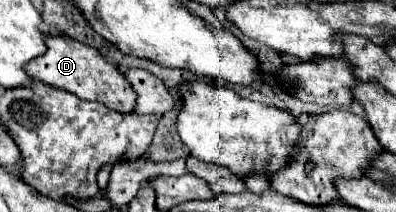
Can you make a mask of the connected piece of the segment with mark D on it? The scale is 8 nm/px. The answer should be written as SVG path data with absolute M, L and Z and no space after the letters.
M44 34L44 38L46 38L48 50L24 66L24 70L32 78L38 78L40 82L46 82L54 88L68 90L82 100L100 102L116 112L132 112L134 110L136 94L134 94L132 86L128 84L128 80L120 74L120 70L116 66L112 66L104 60L104 56L96 48L80 44L78 40L72 40L68 36Z

